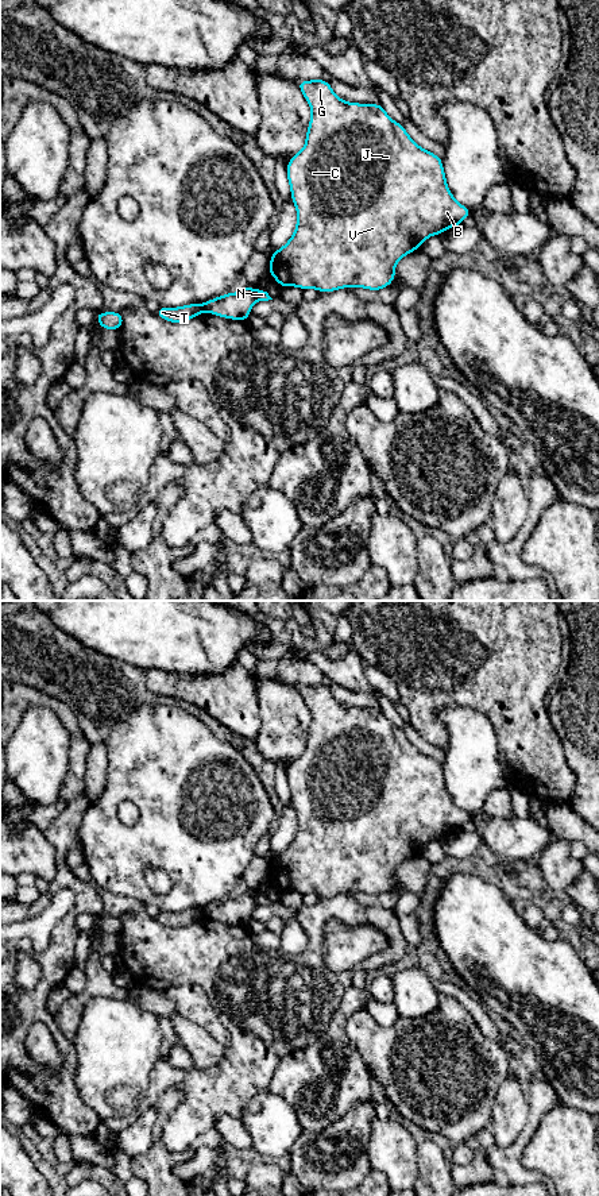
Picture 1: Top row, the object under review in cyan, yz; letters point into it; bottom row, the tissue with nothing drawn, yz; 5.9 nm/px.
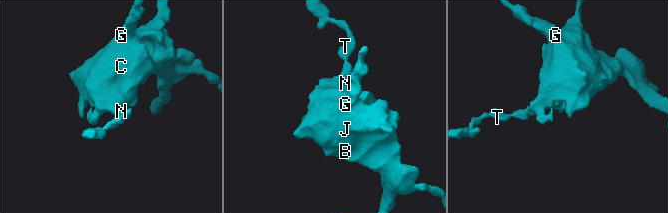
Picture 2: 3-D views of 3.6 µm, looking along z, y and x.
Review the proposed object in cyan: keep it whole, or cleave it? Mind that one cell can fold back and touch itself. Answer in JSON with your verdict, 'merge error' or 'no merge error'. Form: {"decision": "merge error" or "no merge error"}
{"decision": "merge error"}

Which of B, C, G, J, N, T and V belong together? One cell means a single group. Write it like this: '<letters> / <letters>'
B C G J N V / T

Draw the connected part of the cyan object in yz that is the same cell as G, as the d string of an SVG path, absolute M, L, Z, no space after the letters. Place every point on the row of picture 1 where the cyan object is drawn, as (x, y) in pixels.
M322 78L298 81L297 85L312 109L305 146L286 167L297 227L286 244L271 252L268 271L281 288L313 288L317 292L364 288L378 292L394 281L401 258L421 248L429 236L460 225L472 212L453 198L441 158L420 147L380 104L343 101Z

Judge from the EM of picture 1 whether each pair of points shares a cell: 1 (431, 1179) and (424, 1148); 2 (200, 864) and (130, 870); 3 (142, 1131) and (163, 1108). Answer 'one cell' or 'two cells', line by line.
1: one cell
2: one cell
3: two cells

